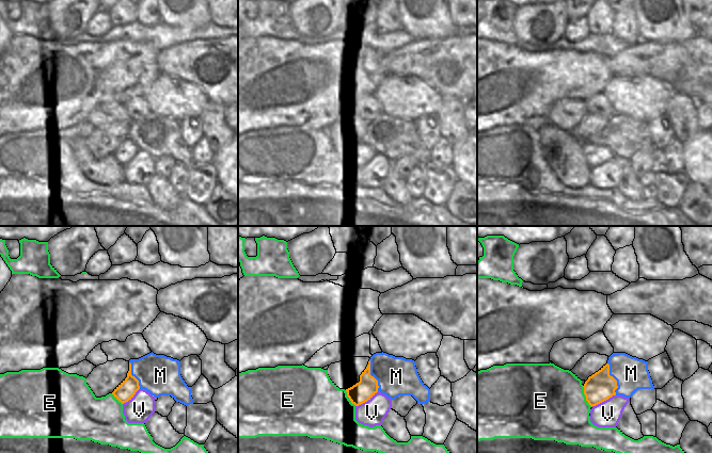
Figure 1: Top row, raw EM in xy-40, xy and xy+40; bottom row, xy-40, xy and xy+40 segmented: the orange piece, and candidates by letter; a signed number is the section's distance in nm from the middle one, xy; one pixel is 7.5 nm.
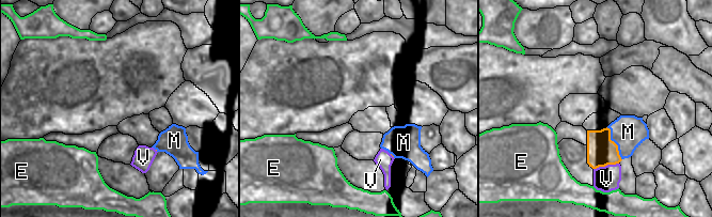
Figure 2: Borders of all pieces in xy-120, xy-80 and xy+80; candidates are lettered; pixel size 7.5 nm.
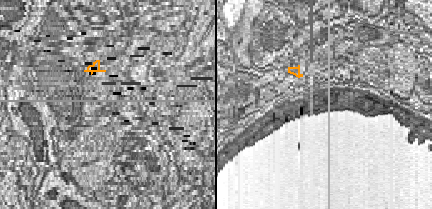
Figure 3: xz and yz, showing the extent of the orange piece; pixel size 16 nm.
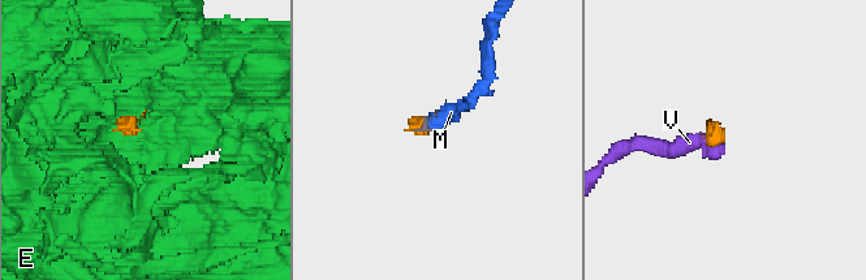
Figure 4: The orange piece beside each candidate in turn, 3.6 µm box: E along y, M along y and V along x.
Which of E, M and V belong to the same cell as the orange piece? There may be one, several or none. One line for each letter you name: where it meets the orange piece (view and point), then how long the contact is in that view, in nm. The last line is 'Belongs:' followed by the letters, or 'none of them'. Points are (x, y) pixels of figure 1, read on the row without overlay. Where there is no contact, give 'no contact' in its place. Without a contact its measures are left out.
V: xy (366, 162) | 200 nm
Belongs: V

